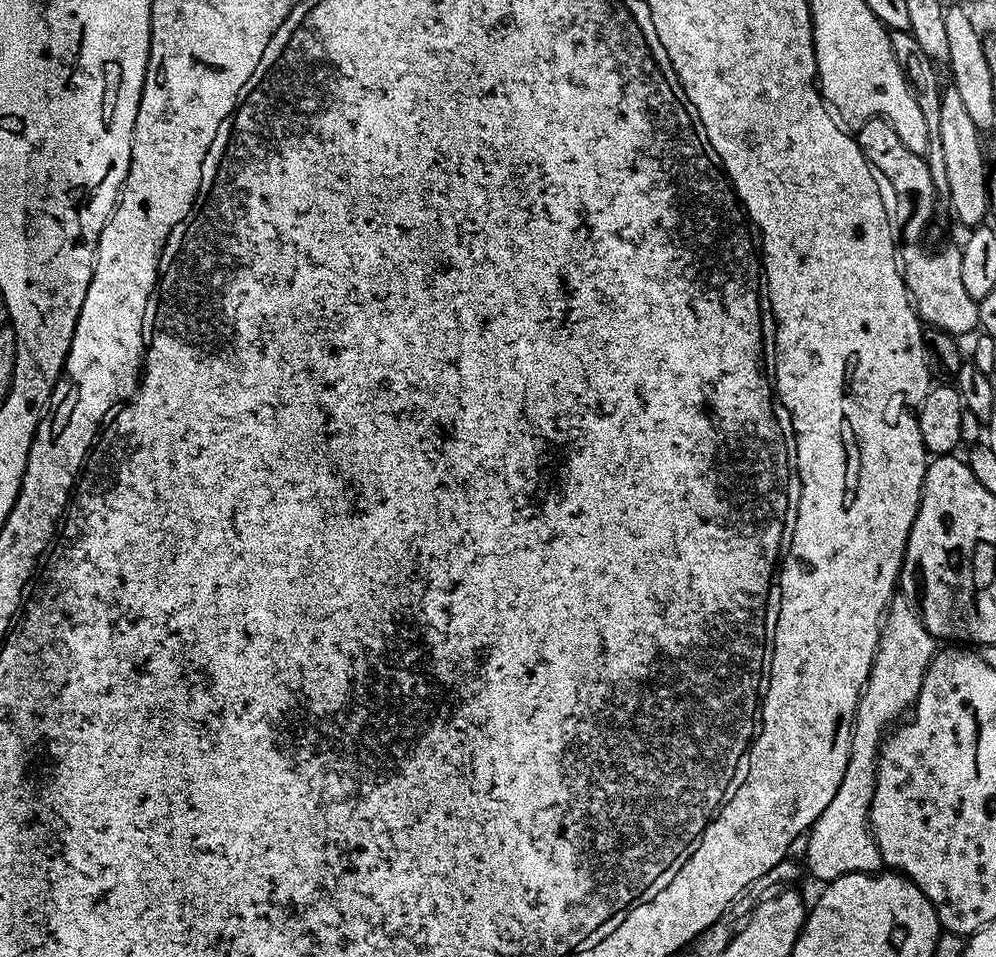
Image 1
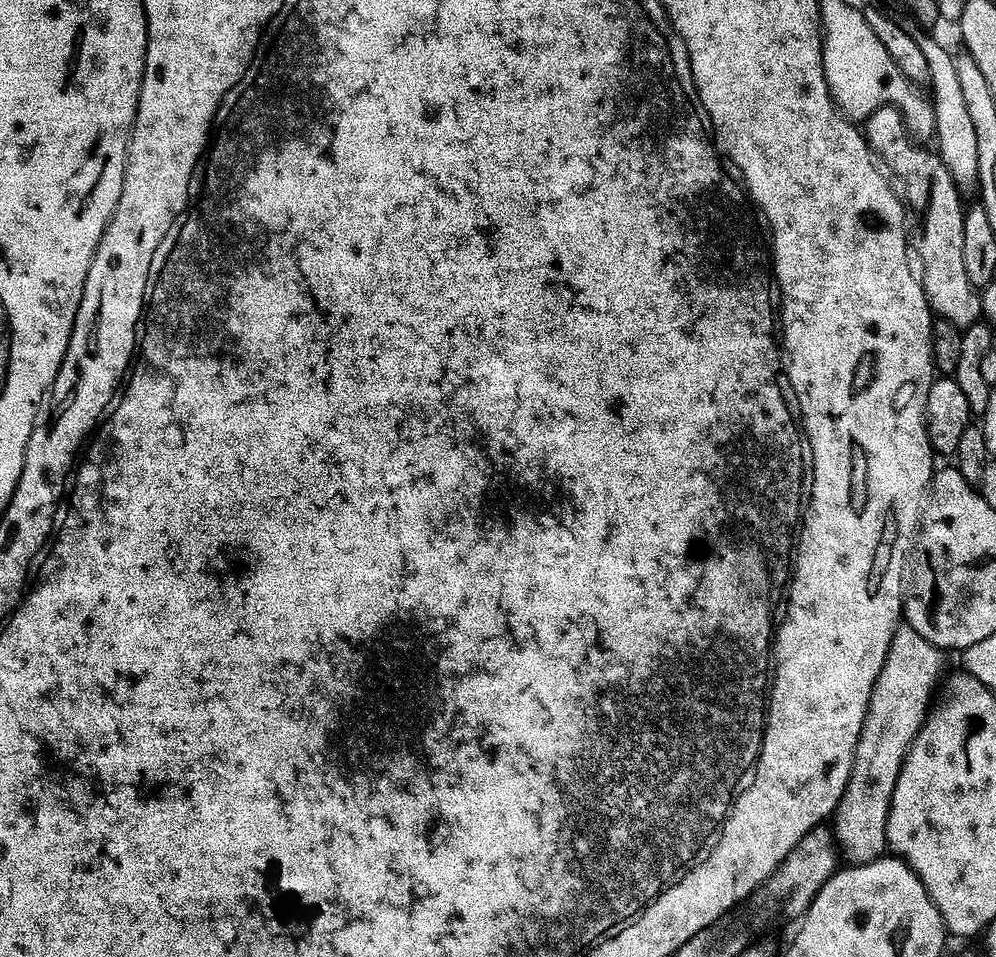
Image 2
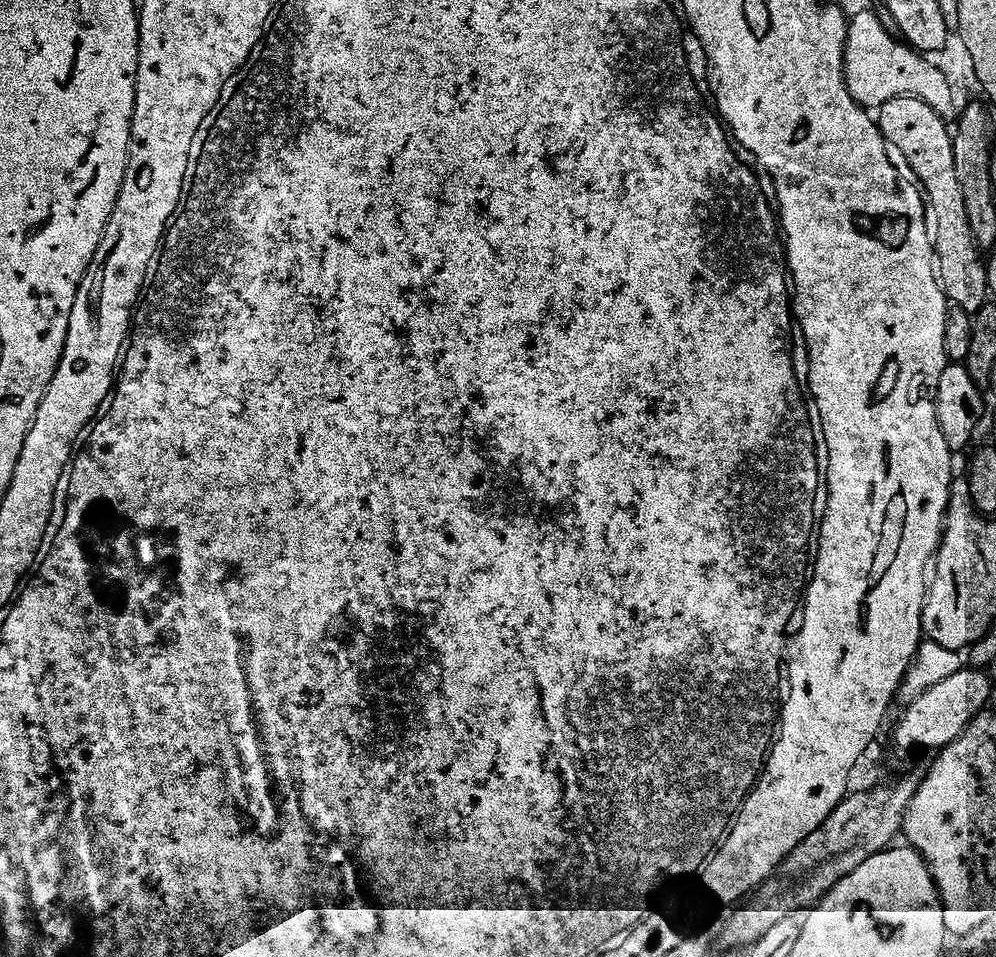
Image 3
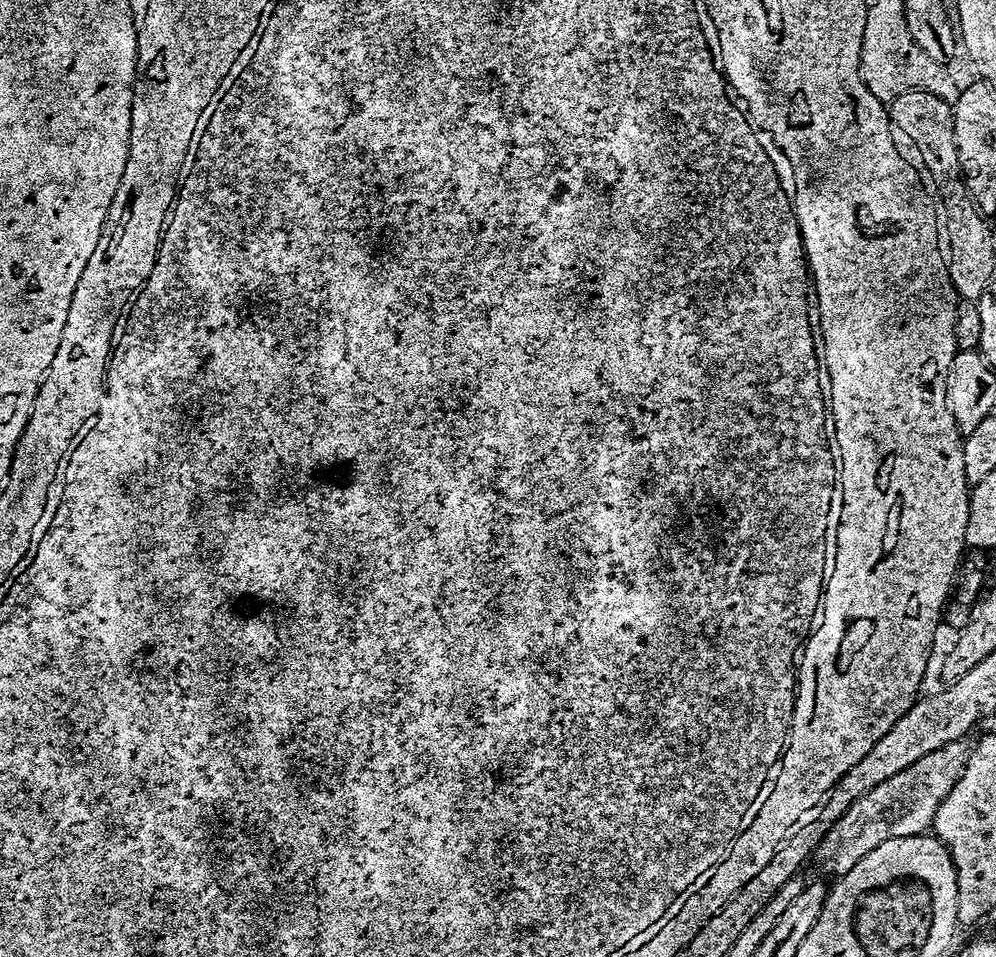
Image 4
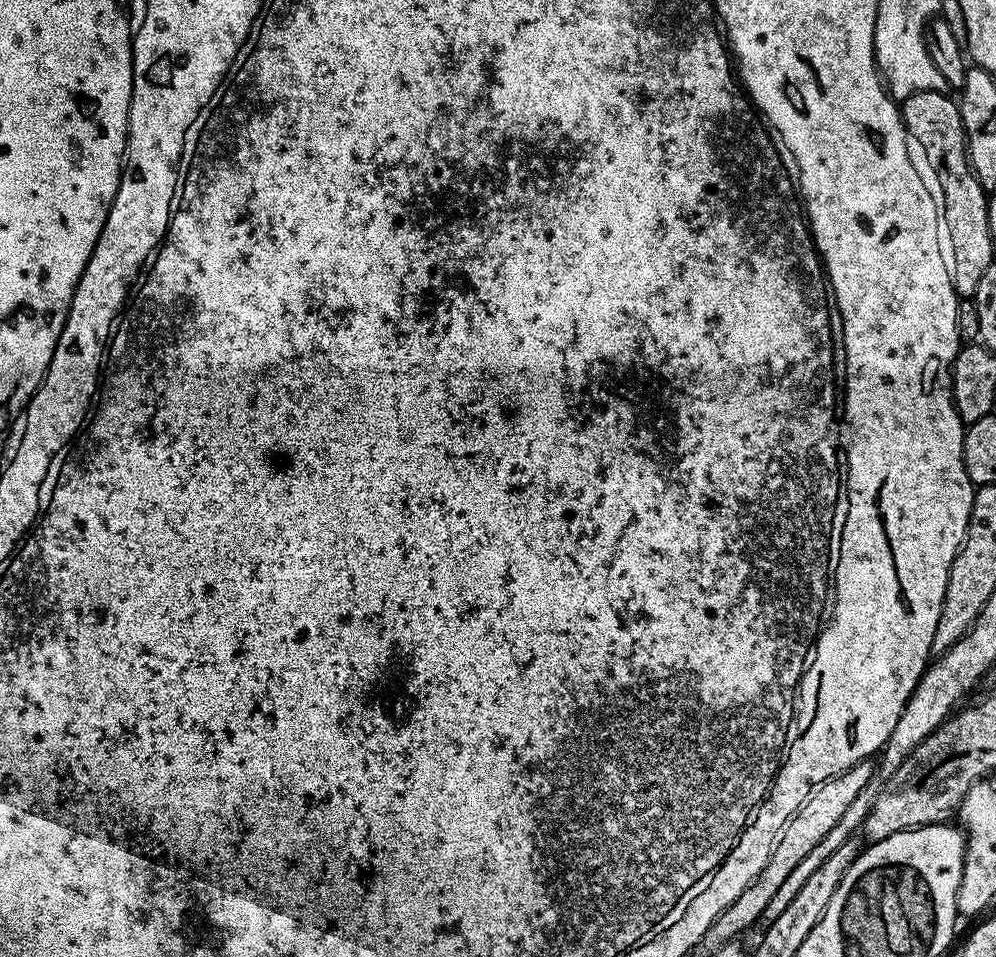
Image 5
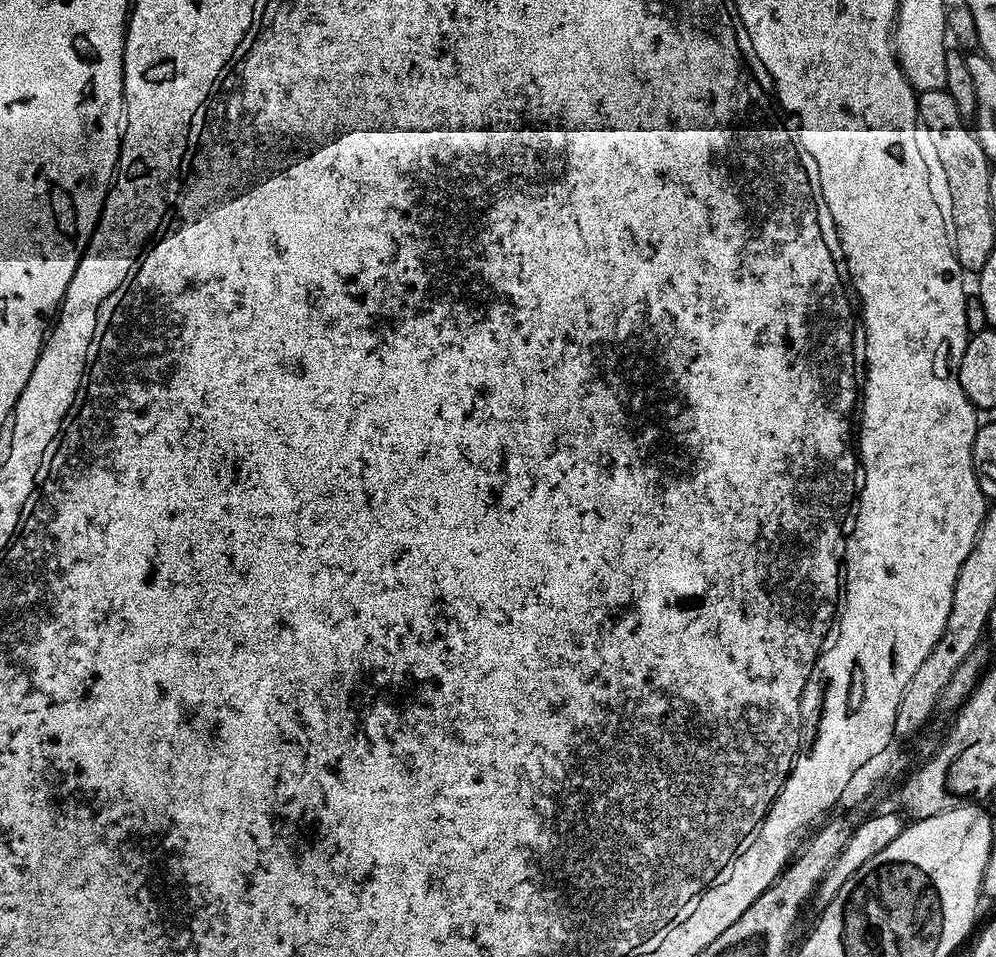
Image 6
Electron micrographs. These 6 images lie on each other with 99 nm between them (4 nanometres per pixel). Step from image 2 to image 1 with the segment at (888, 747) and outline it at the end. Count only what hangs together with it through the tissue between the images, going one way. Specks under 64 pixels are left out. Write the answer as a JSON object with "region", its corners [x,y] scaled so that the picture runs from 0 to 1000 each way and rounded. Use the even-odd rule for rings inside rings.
{"region":[[[904,625],[897,626],[885,651],[880,685],[859,739],[859,754],[855,759],[853,788],[849,809],[845,809],[845,821],[841,821],[841,830],[833,834],[833,842],[821,851],[809,870],[811,883],[807,886],[807,894],[811,898],[811,907],[826,922],[858,911],[879,913],[889,906],[871,860],[880,820],[880,791],[890,766],[919,736],[926,708],[941,680],[941,670],[928,657],[921,636]]]}

